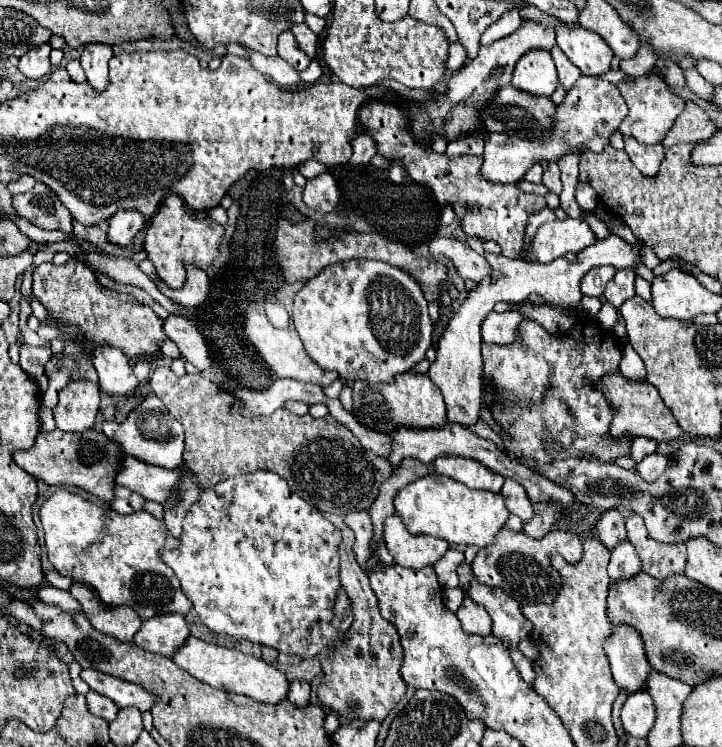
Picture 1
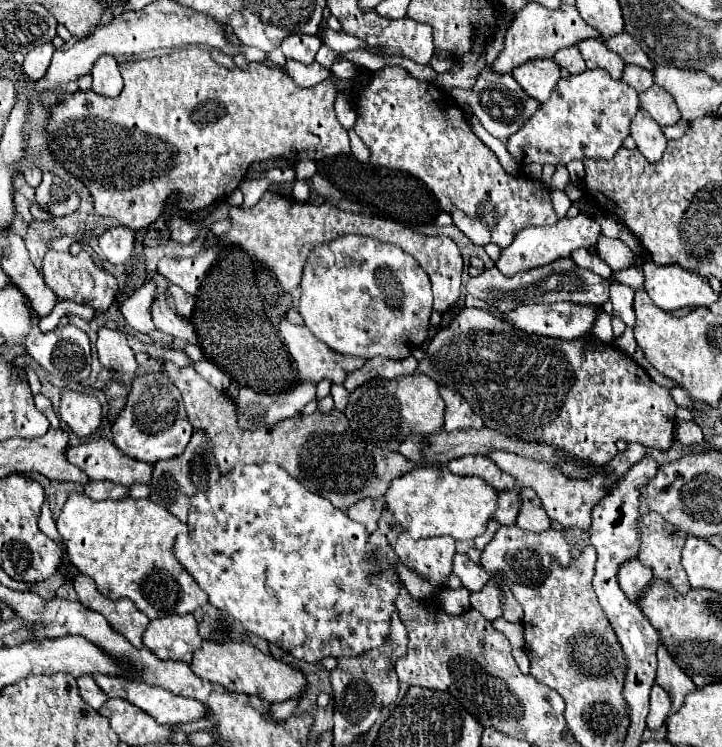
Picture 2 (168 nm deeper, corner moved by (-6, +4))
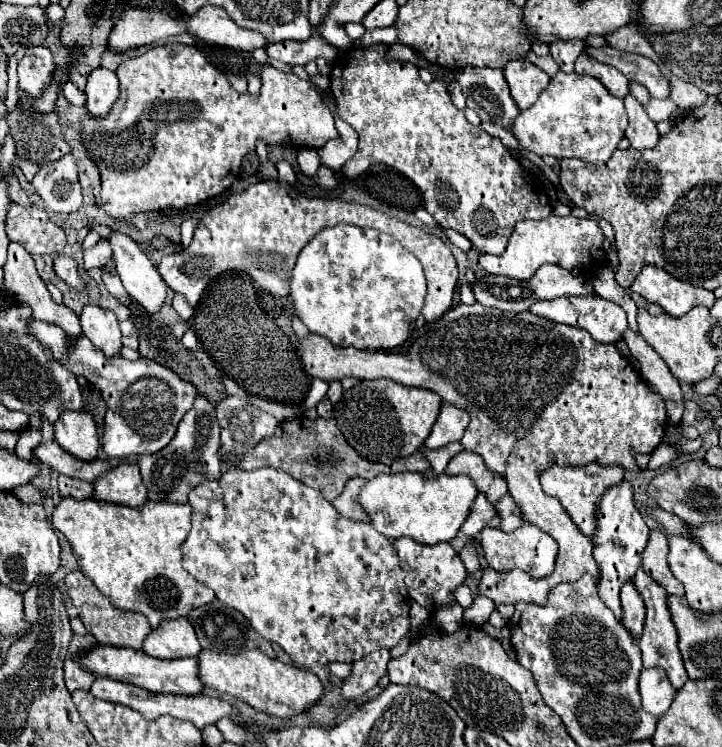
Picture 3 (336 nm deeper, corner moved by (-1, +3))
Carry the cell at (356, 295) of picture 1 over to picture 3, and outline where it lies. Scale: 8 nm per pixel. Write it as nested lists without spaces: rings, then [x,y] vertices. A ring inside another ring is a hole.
[[[338,224],[338,226],[330,226],[320,230],[300,252],[296,266],[292,270],[292,278],[290,278],[290,296],[294,300],[294,312],[296,316],[302,320],[304,326],[308,326],[308,330],[312,334],[324,336],[326,340],[330,340],[336,346],[354,346],[354,348],[362,348],[362,350],[394,350],[400,344],[404,344],[412,330],[414,330],[414,322],[420,316],[420,310],[424,306],[424,296],[426,296],[426,278],[422,272],[422,266],[418,262],[418,258],[414,254],[410,254],[404,246],[400,246],[400,242],[396,242],[396,238],[392,238],[390,234],[384,234],[380,230],[374,228],[360,228],[360,226],[350,226],[350,224]]]

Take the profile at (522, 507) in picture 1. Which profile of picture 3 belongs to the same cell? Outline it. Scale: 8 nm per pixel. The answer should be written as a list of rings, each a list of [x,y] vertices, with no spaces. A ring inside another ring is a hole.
[[[478,494],[476,502],[472,504],[472,514],[468,514],[468,520],[464,522],[466,524],[460,528],[460,532],[464,532],[466,536],[478,536],[484,526],[498,526],[500,516],[494,510],[494,504],[490,504],[484,494]]]

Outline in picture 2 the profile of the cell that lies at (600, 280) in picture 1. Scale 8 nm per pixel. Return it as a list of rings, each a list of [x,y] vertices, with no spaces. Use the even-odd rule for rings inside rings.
[[[569,257],[557,259],[545,267],[537,267],[531,271],[521,271],[513,277],[505,277],[497,267],[485,269],[479,277],[471,277],[467,281],[467,293],[471,297],[483,299],[489,305],[499,307],[503,313],[515,309],[519,305],[529,303],[555,303],[555,301],[571,301],[571,303],[589,303],[603,305],[609,299],[609,281],[591,269],[577,267]]]

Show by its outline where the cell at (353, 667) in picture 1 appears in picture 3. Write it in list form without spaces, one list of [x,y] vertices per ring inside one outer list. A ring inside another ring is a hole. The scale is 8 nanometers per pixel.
[[[382,648],[378,654],[368,654],[352,664],[352,674],[344,680],[342,696],[346,700],[360,698],[370,688],[378,684],[378,680],[386,674],[386,664],[390,660],[390,650]]]

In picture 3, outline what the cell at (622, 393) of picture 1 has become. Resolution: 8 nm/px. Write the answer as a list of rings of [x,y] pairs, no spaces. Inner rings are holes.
[[[478,302],[474,306],[458,304],[456,308],[450,308],[442,318],[426,326],[442,328],[426,328],[406,354],[340,348],[316,334],[304,338],[300,350],[308,350],[308,374],[314,378],[322,378],[326,382],[342,380],[346,376],[354,376],[358,380],[390,378],[404,386],[432,390],[444,402],[454,404],[456,408],[470,414],[472,420],[468,424],[468,430],[464,432],[464,438],[460,440],[464,448],[480,454],[490,470],[502,472],[504,480],[508,482],[510,496],[520,506],[522,520],[542,528],[556,540],[560,548],[554,572],[548,578],[528,578],[528,574],[518,570],[500,574],[488,568],[484,570],[484,576],[480,580],[480,594],[492,598],[496,604],[516,604],[520,600],[544,604],[548,592],[554,586],[562,582],[576,582],[584,572],[598,580],[600,570],[598,562],[592,556],[592,538],[580,534],[560,502],[544,494],[538,482],[540,470],[552,466],[586,466],[590,462],[598,462],[604,466],[618,464],[624,470],[638,472],[640,468],[636,466],[632,454],[652,454],[662,442],[666,430],[668,416],[662,396],[654,394],[648,388],[644,378],[624,356],[620,356],[614,344],[596,342],[586,330],[548,322],[546,318],[536,318],[536,314],[532,314],[530,310],[520,314],[504,314],[502,310],[488,310]]]

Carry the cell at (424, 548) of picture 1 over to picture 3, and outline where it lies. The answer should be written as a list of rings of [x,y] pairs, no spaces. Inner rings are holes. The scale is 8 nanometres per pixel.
[[[400,538],[394,542],[394,548],[400,556],[402,568],[406,572],[406,586],[410,596],[424,608],[430,610],[430,614],[436,614],[440,606],[446,606],[448,602],[454,602],[454,592],[458,586],[464,584],[468,572],[458,556],[458,552],[452,548],[452,544],[442,542],[436,546],[424,546],[414,542],[412,538]]]

